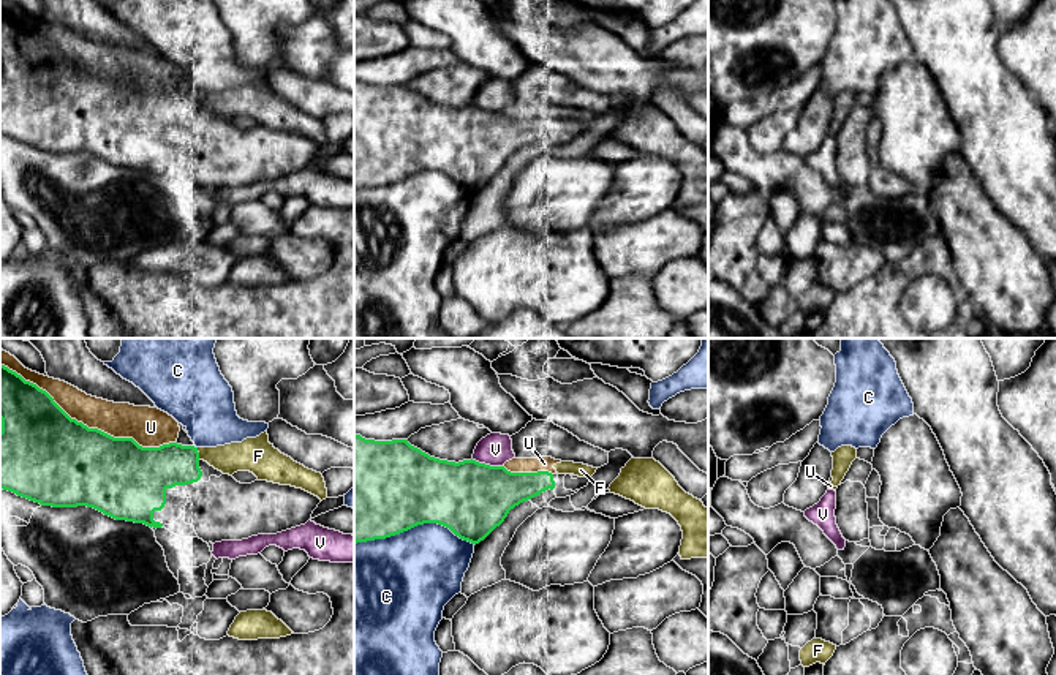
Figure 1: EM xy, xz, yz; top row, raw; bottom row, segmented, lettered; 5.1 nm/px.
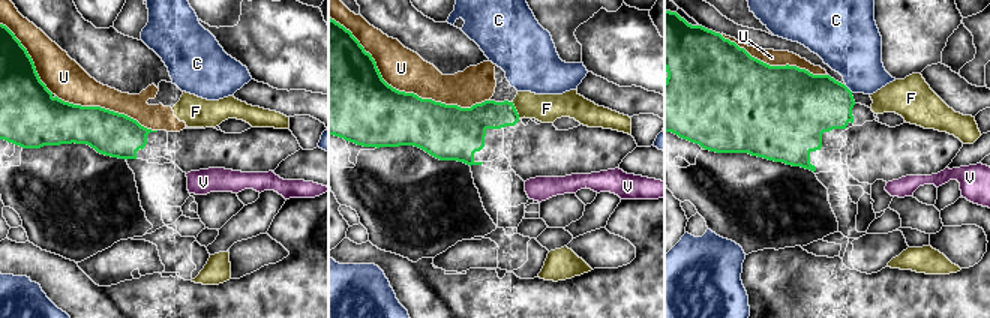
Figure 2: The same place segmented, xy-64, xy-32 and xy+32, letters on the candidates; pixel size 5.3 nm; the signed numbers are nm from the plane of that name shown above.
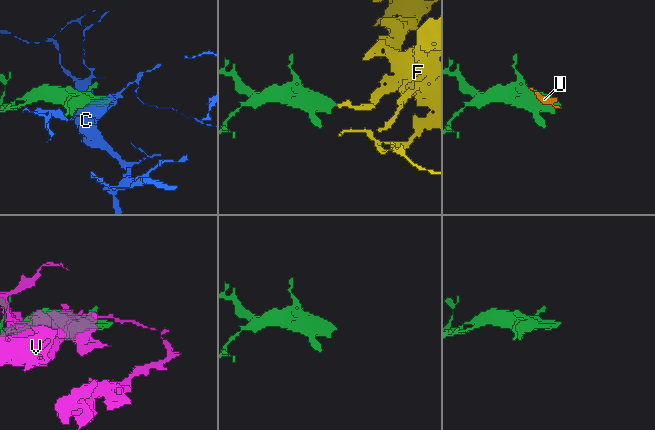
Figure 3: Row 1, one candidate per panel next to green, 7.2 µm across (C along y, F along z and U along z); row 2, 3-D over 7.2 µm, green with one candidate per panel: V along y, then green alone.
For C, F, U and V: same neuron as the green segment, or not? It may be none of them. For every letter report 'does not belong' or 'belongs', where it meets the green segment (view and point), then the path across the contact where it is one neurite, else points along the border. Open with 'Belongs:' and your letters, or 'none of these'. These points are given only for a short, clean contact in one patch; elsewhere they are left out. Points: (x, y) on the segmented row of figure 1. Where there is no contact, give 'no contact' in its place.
Belongs: none of these
C: does not belong | xz (414, 525)
F: does not belong | xy (198, 454)
U: does not belong | xy (86, 426)
V: does not belong | xz (487, 465)

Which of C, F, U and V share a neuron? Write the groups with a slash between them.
C / F U / V

